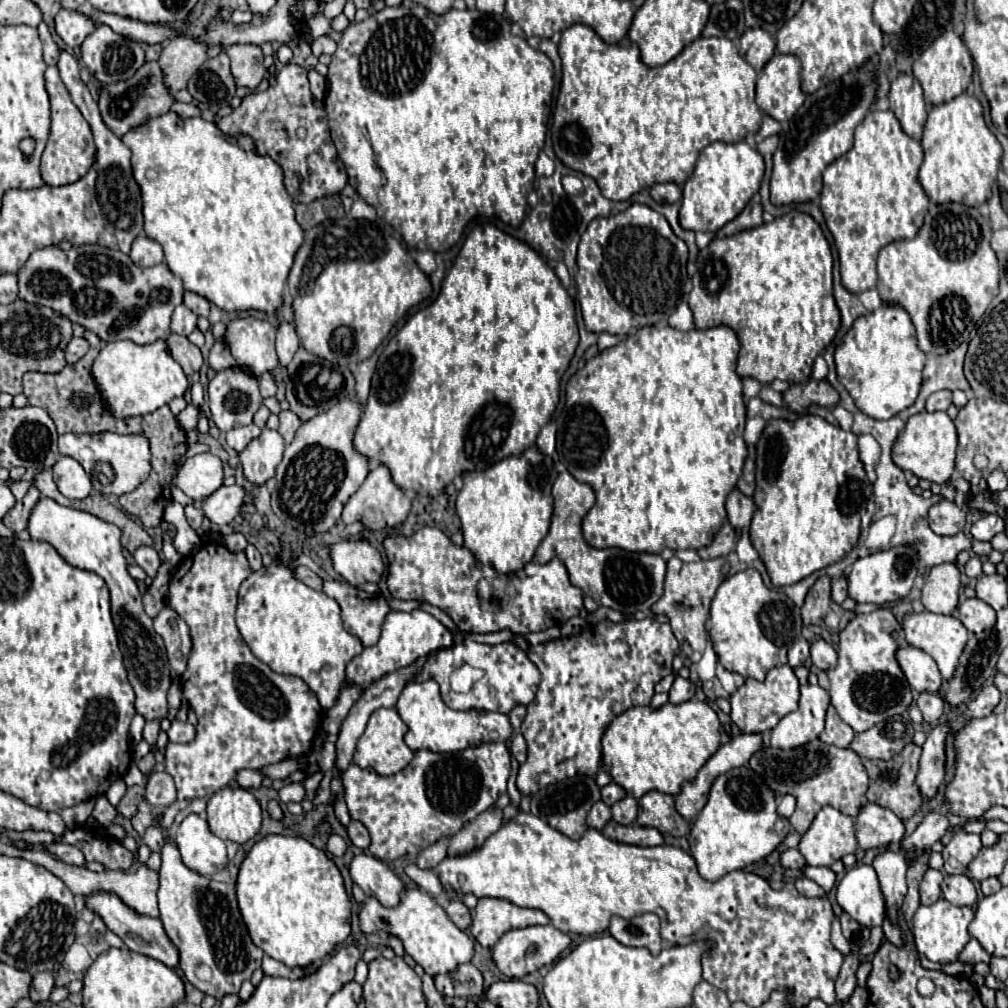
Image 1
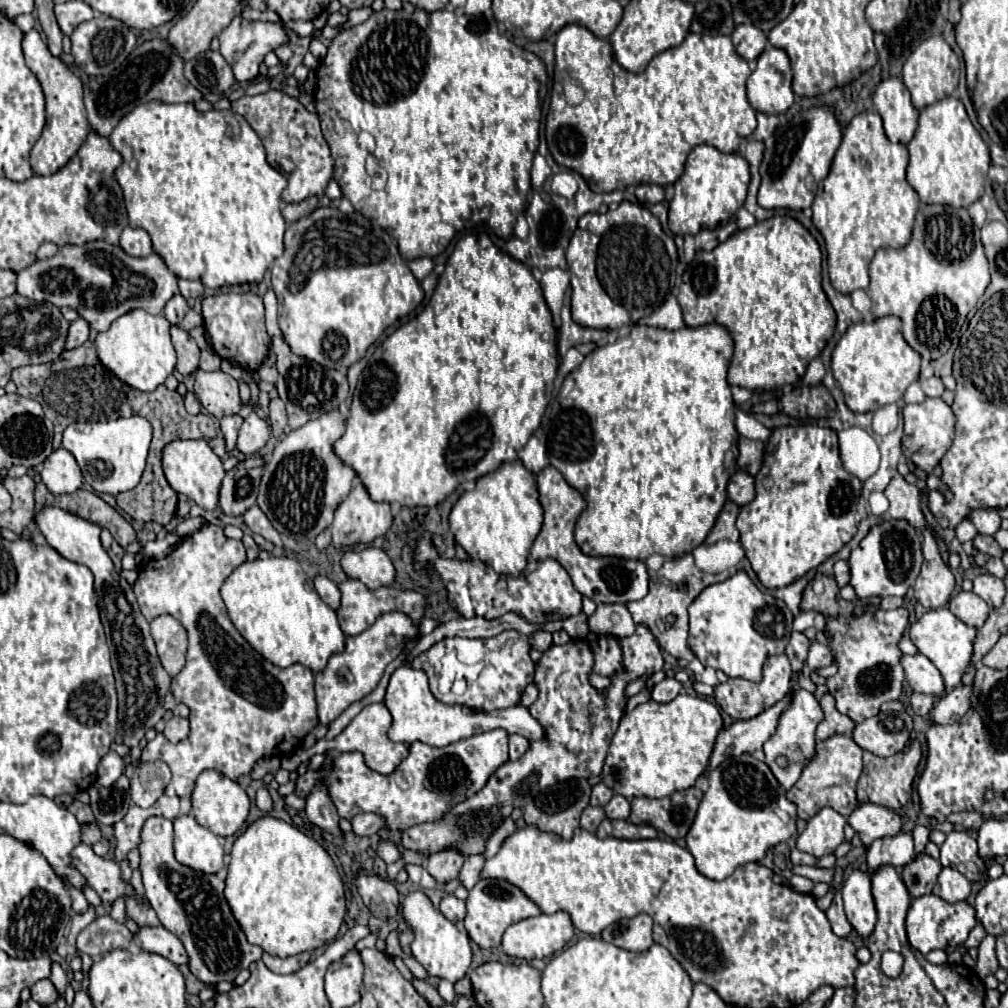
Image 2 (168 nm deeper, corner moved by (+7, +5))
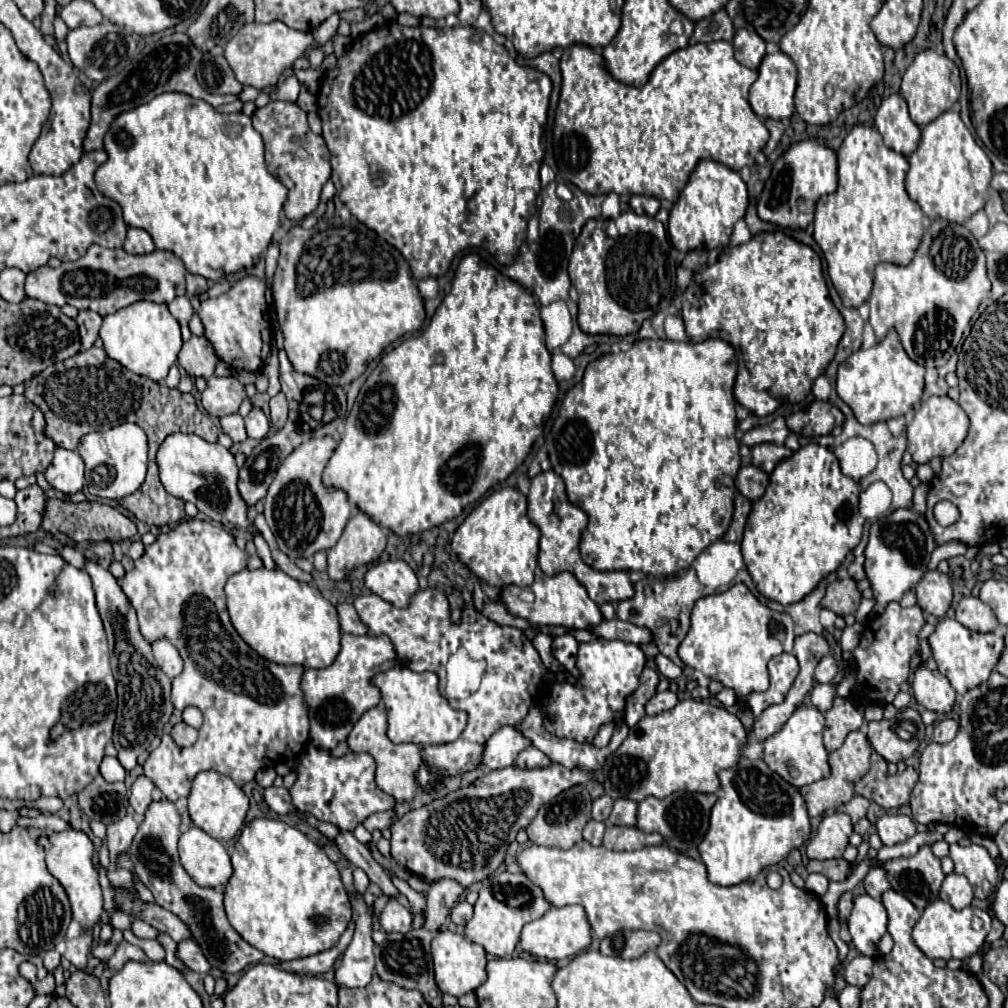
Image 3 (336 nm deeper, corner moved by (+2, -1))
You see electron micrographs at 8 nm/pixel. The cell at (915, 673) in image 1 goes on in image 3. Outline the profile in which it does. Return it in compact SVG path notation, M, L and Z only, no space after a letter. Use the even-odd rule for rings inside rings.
M921 667L913 675L911 689L917 703L929 711L949 713L955 705L955 689L951 687L949 679L945 679L945 675L941 675L939 671Z

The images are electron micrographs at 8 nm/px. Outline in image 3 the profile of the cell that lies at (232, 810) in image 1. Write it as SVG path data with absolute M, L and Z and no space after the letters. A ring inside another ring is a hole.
M215 771L197 773L187 799L189 799L187 811L189 811L191 821L199 829L203 829L211 837L215 837L217 841L233 839L239 833L239 829L243 827L245 813L249 809L249 799L243 793L243 789L239 785L235 785L227 775L221 775L221 773L215 773Z

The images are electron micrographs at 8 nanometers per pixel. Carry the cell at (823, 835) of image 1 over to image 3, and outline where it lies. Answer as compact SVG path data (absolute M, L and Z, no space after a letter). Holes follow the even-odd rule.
M837 811L825 817L817 829L817 835L811 837L807 843L807 857L809 859L837 859L843 855L849 835L853 831L851 817L843 811Z

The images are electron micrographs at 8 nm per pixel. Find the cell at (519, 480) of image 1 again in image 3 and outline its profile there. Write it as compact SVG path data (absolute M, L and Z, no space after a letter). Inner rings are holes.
M513 487L493 491L481 505L459 525L451 539L451 549L471 569L471 573L491 587L533 583L539 553L539 529L527 517L527 497Z

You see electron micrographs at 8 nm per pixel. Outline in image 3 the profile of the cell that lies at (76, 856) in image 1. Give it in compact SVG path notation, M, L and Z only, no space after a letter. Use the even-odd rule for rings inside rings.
M115 887L115 893L115 901L121 911L127 911L133 917L141 917L149 925L157 927L161 933L167 933L175 943L191 939L189 927L185 927L185 923L181 923L181 919L177 919L177 915L173 915L171 911L153 903L135 901L135 897L131 893L125 893L121 887Z

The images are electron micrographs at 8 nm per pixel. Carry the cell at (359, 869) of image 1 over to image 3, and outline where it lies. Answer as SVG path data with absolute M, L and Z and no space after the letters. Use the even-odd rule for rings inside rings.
M391 899L385 905L379 923L385 929L385 933L407 933L407 931L411 931L413 917L407 907L403 907L399 901Z

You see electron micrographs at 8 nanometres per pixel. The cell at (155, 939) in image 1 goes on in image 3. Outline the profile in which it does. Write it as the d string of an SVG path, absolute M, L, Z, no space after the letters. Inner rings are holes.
M187 939L187 941L179 943L177 955L191 971L197 971L197 973L209 973L211 971L209 959L205 959L201 947L193 939Z

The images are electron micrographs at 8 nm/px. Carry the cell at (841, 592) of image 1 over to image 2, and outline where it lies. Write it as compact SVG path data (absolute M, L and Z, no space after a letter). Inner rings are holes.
M836 561L836 565L834 565L834 579L836 579L838 587L848 585L848 577L850 577L848 563L846 561Z

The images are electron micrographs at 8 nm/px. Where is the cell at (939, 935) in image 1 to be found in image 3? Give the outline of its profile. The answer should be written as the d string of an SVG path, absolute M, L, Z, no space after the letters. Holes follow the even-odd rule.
M937 899L925 907L921 919L913 927L913 941L929 959L967 959L979 951L989 933L989 927L991 917L987 911L977 907L965 907L957 911L949 903Z

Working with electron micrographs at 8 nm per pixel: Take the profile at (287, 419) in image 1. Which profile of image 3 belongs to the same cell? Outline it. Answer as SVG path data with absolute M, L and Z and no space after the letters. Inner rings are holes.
M277 393L275 397L271 397L271 423L281 429L287 421L287 401L283 393Z

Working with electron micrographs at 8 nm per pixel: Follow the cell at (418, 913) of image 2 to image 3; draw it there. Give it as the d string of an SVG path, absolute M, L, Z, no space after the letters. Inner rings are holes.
M449 929L439 931L439 935L431 943L433 949L433 963L435 963L435 981L443 993L461 997L469 991L475 991L485 981L485 967L487 967L487 953L481 945L471 943L459 933Z

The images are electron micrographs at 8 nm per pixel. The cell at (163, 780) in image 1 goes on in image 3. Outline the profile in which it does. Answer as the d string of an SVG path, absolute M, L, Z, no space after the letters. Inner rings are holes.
M145 775L135 779L135 783L131 785L131 795L129 795L129 805L135 809L135 813L143 815L147 811L149 803L153 801L153 797L151 797L153 789L155 789L153 781L147 779Z

